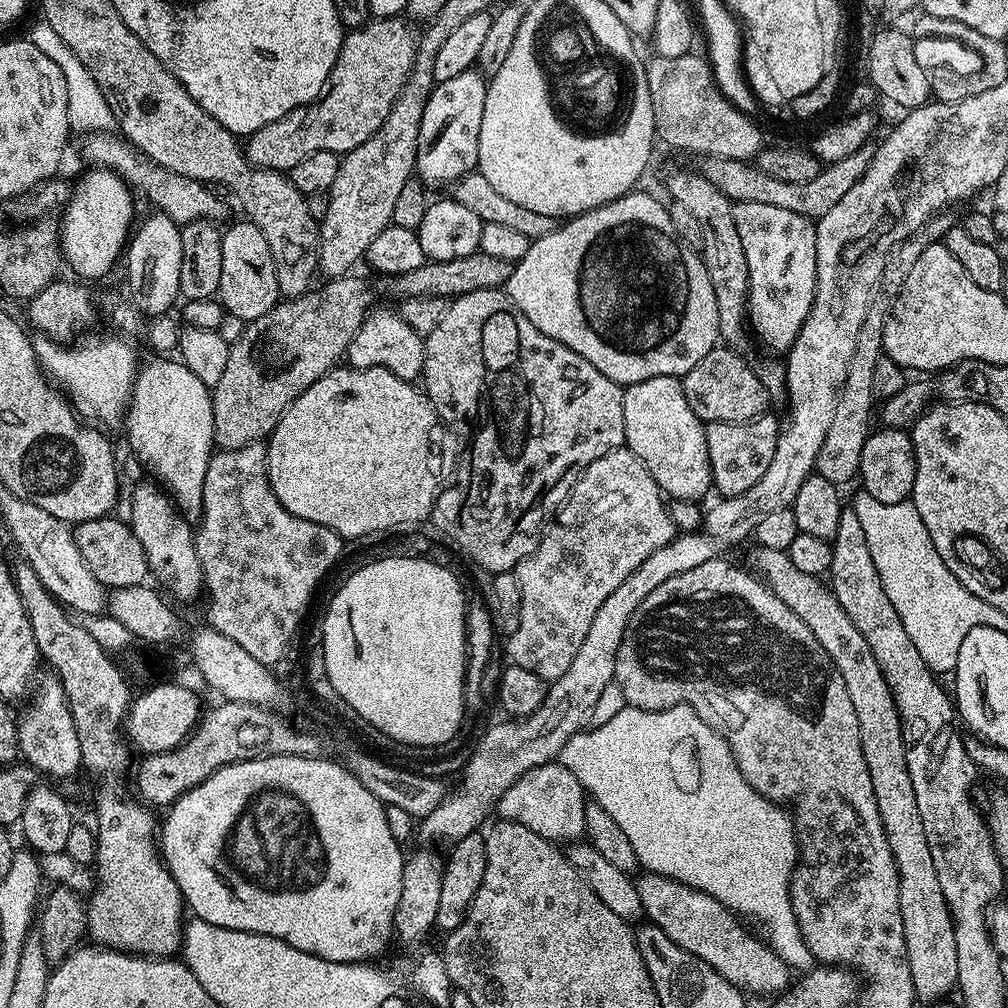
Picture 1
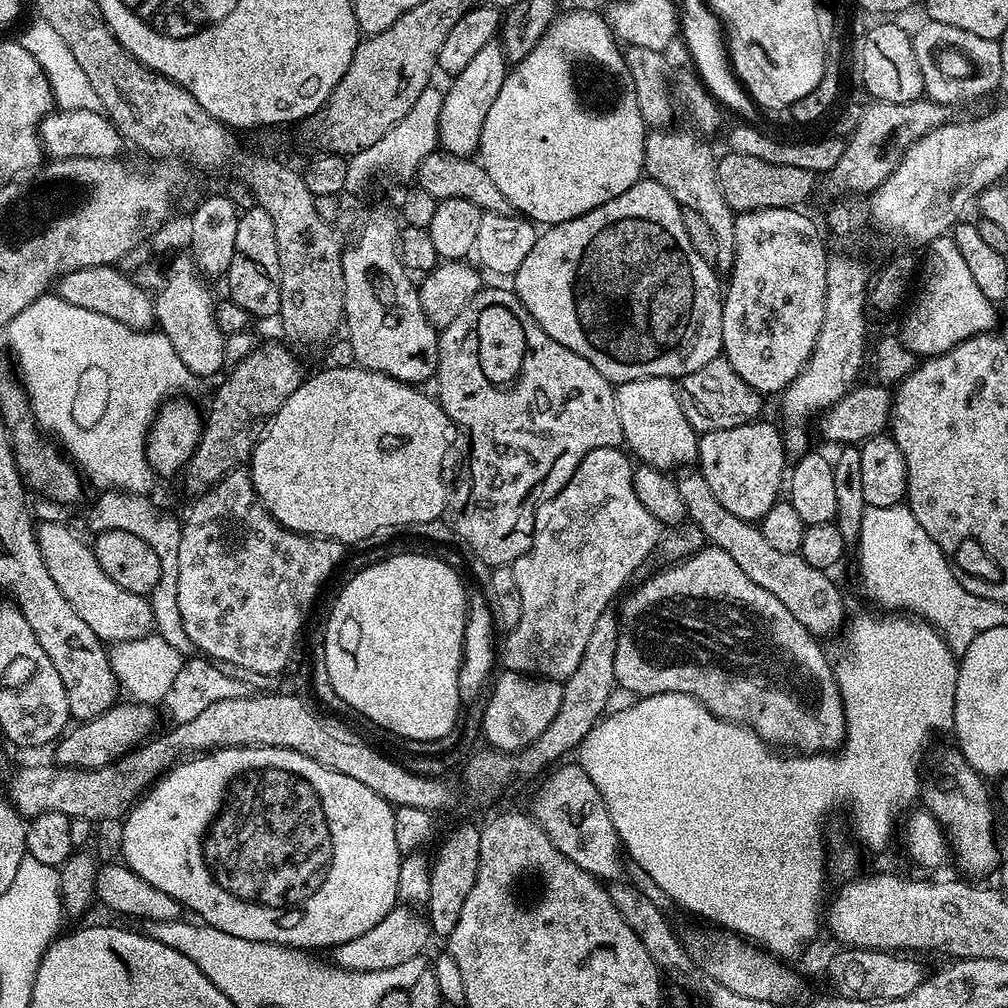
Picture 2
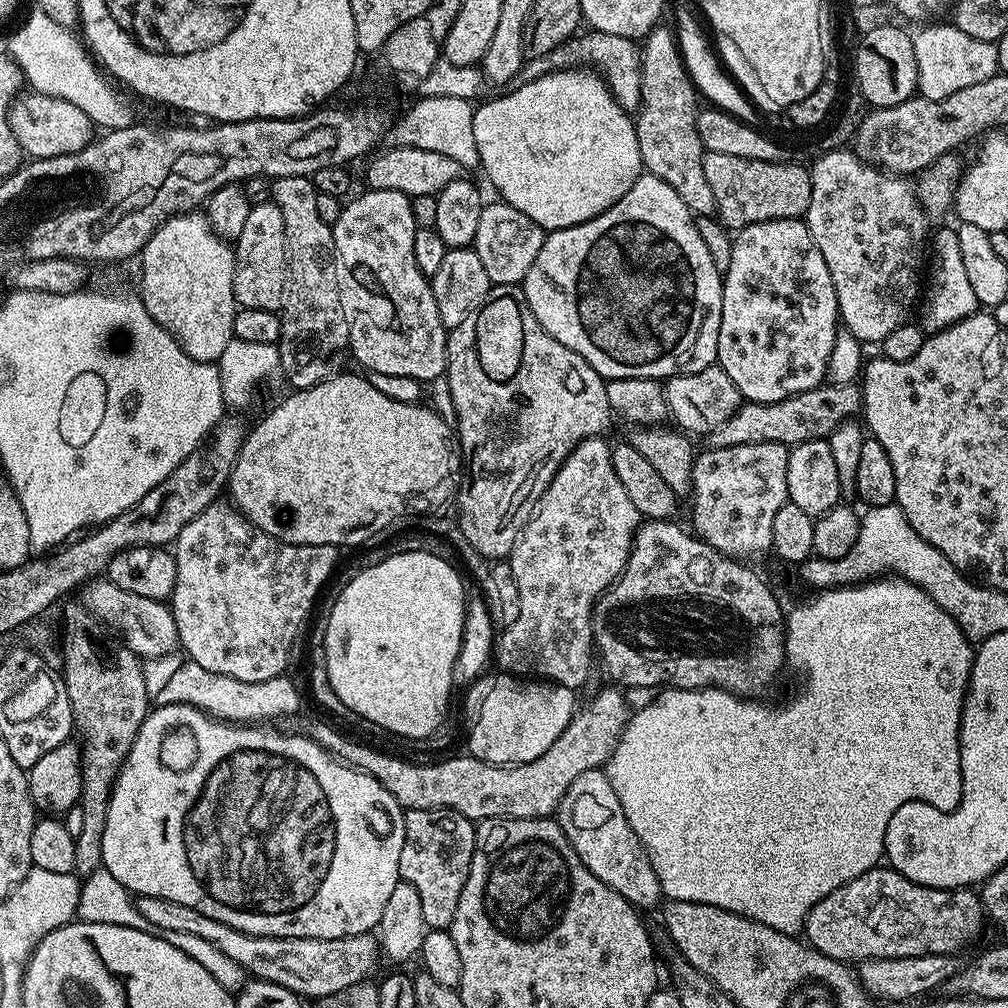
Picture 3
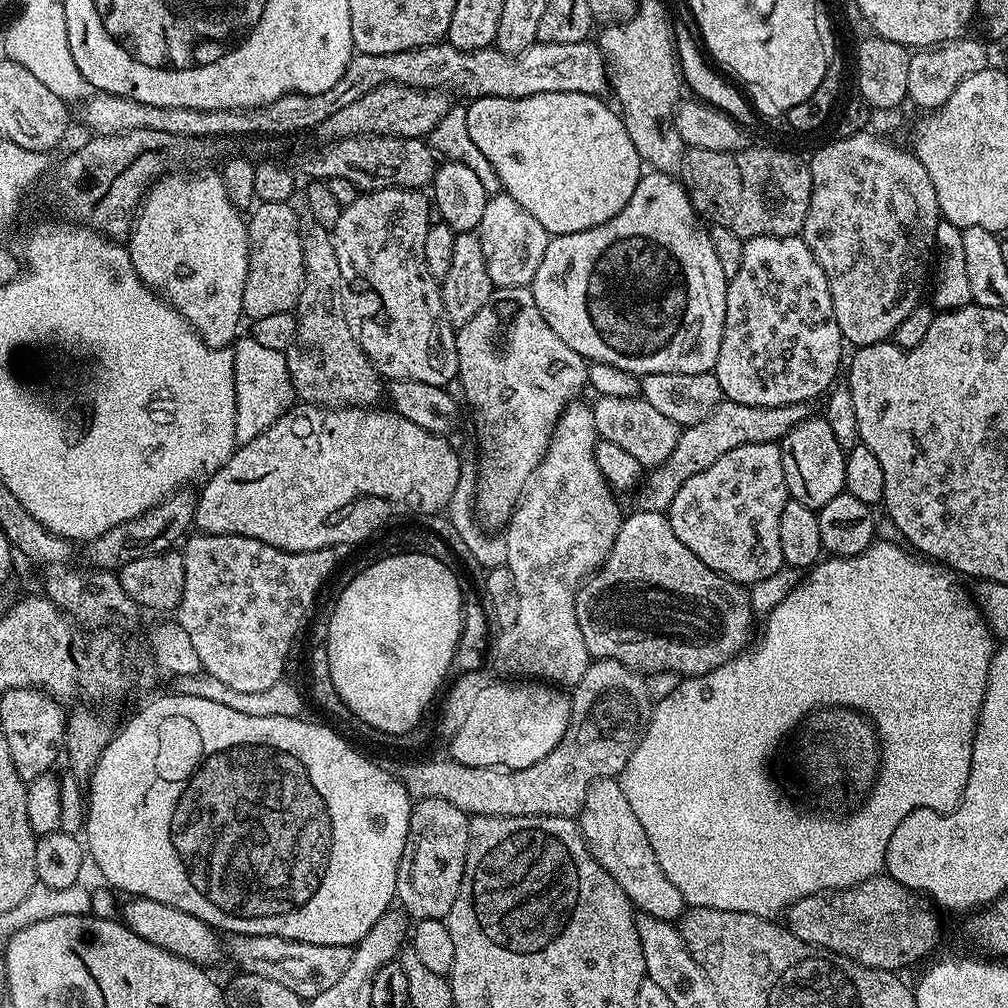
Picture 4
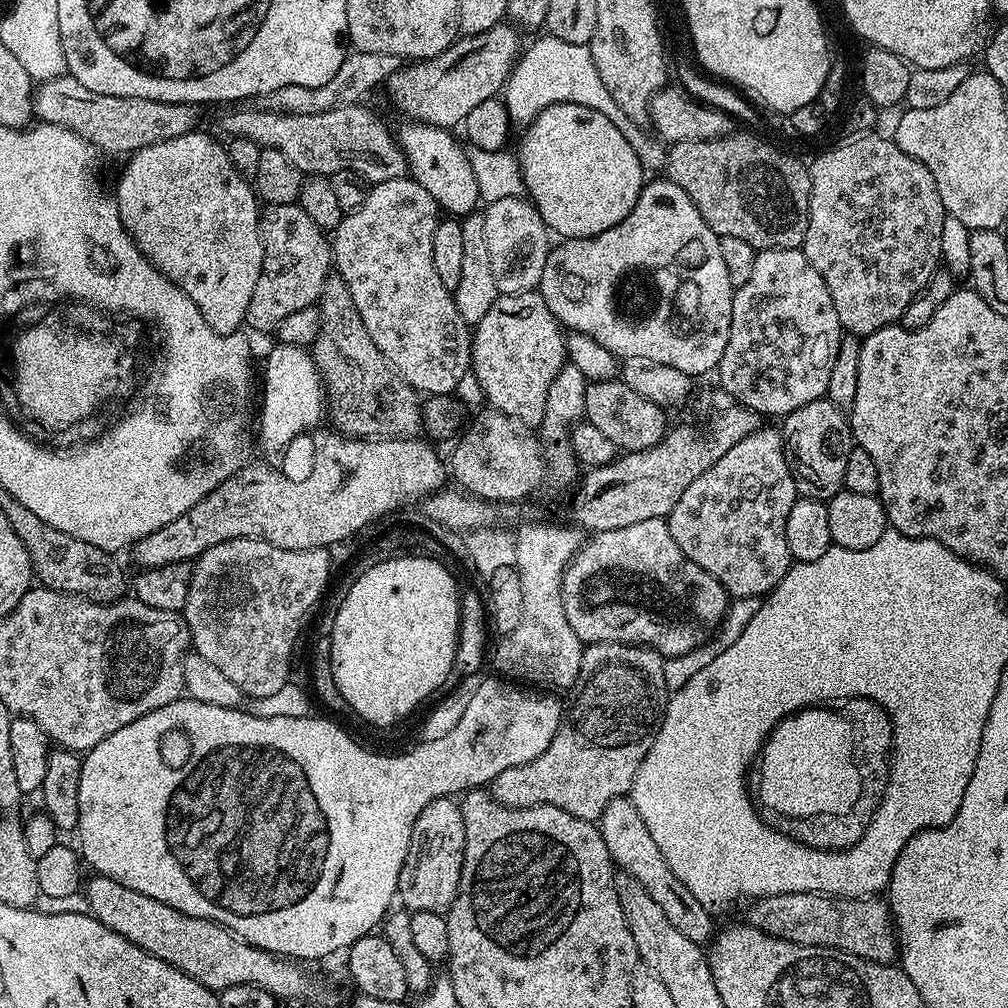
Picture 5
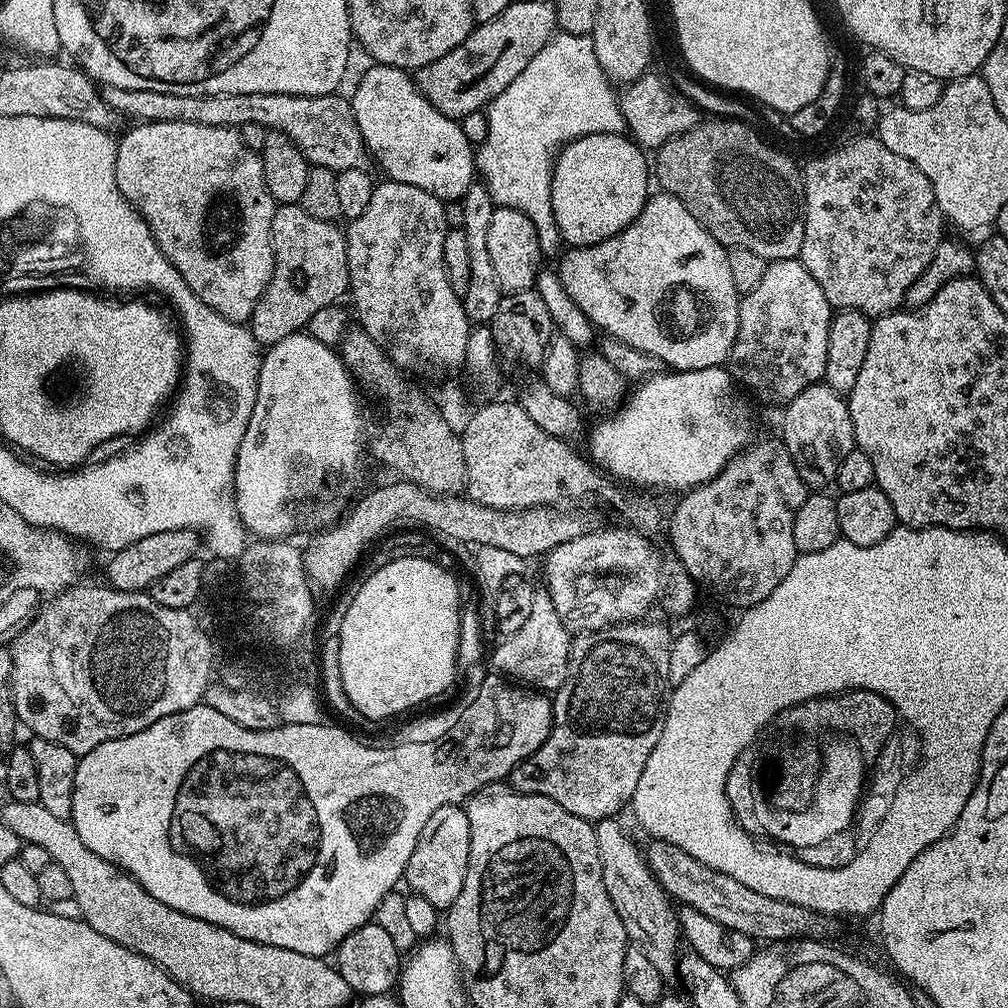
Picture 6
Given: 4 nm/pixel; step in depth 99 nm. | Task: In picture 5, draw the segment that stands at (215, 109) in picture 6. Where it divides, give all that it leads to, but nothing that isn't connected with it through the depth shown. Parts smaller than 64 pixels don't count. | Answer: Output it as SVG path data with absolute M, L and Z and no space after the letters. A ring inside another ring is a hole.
M363 103L338 106L322 114L274 114L270 110L254 110L251 106L240 106L237 112L228 112L220 120L220 128L225 137L240 136L259 144L261 148L273 148L286 154L298 170L308 176L332 177L335 172L355 172L361 181L369 185L381 184L387 180L397 180L408 172L408 157L399 146L397 137L375 116L364 109Z

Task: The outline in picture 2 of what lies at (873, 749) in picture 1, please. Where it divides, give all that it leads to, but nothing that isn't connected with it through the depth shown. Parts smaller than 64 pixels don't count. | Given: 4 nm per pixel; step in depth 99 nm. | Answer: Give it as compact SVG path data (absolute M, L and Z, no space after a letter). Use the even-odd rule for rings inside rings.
M685 466L679 469L675 482L678 486L678 494L682 494L687 519L703 530L707 543L726 550L726 554L730 554L730 558L734 558L735 564L745 572L746 578L750 578L750 582L758 582L758 586L762 586L762 590L770 590L770 594L774 594L774 598L778 598L778 602L782 602L782 606L786 606L786 610L790 610L790 614L794 614L794 618L798 618L798 622L802 622L804 629L817 638L825 638L824 636L838 631L840 627L840 631L845 627L844 596L840 593L839 586L831 580L828 572L810 566L810 562L802 559L799 552L785 554L770 547L768 539L762 535L759 526L730 514L730 510L726 510L722 506L722 502L718 502L718 498L714 498L714 490L710 490L710 486L706 486L704 476L695 467Z

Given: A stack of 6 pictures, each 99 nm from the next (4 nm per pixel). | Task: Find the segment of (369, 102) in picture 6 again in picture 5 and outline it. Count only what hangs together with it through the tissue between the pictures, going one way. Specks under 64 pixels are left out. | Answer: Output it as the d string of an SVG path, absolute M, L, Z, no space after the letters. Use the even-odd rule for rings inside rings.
M404 122L400 132L398 128L398 143L405 156L408 157L408 172L411 179L420 183L422 190L434 198L434 202L445 213L460 218L465 214L477 211L481 203L480 180L474 178L474 170L470 170L470 158L465 145L452 137L447 128L435 128L429 124Z

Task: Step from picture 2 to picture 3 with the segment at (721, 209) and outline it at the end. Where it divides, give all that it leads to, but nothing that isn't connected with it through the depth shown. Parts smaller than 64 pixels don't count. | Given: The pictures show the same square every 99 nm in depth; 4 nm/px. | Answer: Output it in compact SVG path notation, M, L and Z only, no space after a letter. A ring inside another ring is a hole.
M657 26L645 36L640 50L641 105L634 116L640 157L647 175L662 178L693 214L712 216L716 203L710 182L706 182L706 172L702 170L705 150L696 129L698 91L684 68L673 29L664 27Z

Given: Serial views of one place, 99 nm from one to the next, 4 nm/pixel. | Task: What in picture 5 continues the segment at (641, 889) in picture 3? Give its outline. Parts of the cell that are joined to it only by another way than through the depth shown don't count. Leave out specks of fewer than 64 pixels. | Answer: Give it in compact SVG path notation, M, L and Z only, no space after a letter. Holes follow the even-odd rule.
M620 796L612 800L610 806L606 806L606 810L600 816L598 827L613 865L623 875L640 882L646 888L646 894L650 894L650 898L658 902L662 914L666 914L666 918L670 918L670 922L678 926L680 933L686 934L690 942L701 946L707 945L714 935L713 913L706 906L702 906L702 902L698 902L698 898L694 898L694 894L690 894L690 890L686 890L686 886L678 882L674 870L666 866L662 850L658 850L654 838L650 838L650 830L646 830L646 822L642 822L642 814L638 814L631 799L628 796Z

